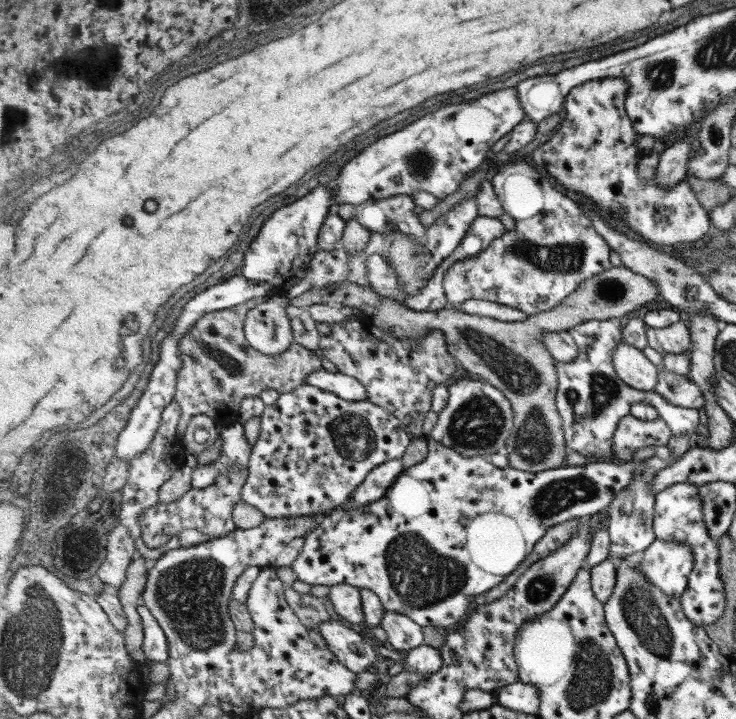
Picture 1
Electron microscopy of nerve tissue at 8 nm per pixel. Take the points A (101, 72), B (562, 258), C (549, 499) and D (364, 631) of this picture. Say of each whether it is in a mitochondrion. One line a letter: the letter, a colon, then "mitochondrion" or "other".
A: other
B: mitochondrion
C: mitochondrion
D: other

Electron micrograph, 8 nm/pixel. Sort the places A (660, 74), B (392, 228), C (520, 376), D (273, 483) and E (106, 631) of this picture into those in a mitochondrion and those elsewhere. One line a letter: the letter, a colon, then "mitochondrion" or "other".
A: mitochondrion
B: other
C: mitochondrion
D: other
E: other

